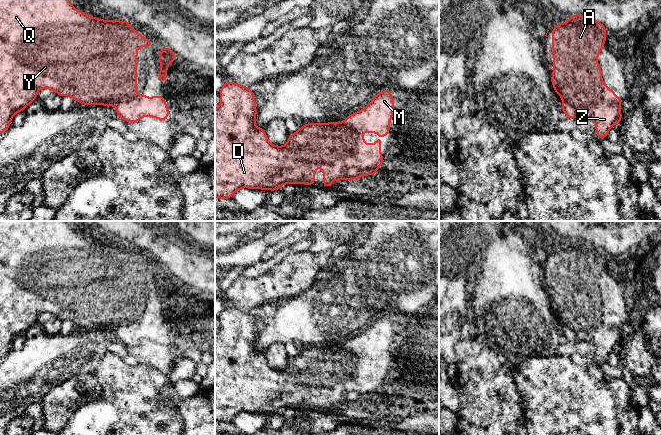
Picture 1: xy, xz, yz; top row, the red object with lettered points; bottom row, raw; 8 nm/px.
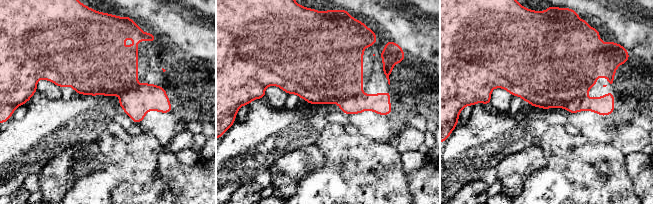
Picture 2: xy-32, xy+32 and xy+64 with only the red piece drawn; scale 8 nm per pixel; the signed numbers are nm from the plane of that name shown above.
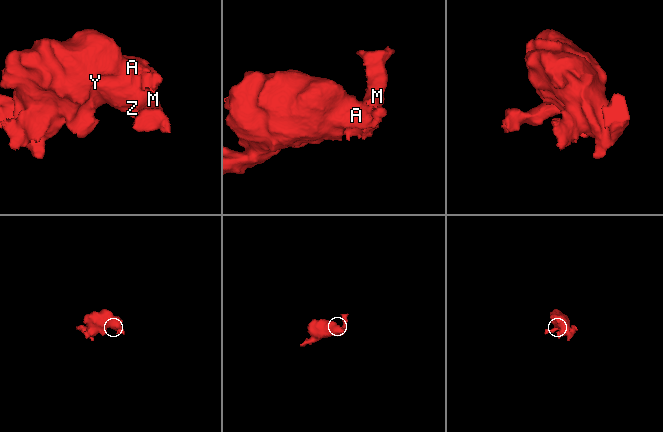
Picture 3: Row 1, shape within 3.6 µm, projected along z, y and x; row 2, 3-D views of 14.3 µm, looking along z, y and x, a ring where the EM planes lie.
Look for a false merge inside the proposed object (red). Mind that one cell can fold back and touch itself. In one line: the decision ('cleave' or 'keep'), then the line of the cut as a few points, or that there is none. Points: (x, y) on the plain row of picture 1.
keep | no cut

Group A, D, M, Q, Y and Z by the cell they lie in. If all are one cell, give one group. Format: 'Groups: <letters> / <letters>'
Groups: A D M Q Y Z

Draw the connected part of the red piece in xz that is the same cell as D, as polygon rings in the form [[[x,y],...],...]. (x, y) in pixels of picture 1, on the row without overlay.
[[[225,306],[223,311],[219,316],[220,320],[220,329],[215,333],[215,421],[219,423],[232,422],[232,420],[242,412],[249,413],[262,413],[262,414],[271,414],[276,415],[280,413],[284,408],[305,408],[305,409],[315,409],[315,393],[323,393],[323,410],[333,412],[331,404],[355,404],[356,402],[361,402],[366,399],[375,400],[378,392],[384,388],[383,380],[381,378],[380,368],[384,365],[381,362],[378,362],[374,368],[366,368],[362,360],[364,356],[376,357],[381,360],[389,360],[390,346],[394,336],[393,327],[395,323],[391,319],[391,314],[387,312],[385,315],[382,315],[376,318],[371,324],[370,328],[358,336],[354,336],[349,339],[342,347],[340,346],[329,346],[329,347],[307,347],[299,352],[295,357],[288,360],[288,365],[284,370],[276,370],[270,367],[268,361],[265,357],[264,352],[258,352],[255,349],[255,343],[257,339],[256,334],[256,325],[253,315],[251,315],[247,310],[239,309],[234,306]]]

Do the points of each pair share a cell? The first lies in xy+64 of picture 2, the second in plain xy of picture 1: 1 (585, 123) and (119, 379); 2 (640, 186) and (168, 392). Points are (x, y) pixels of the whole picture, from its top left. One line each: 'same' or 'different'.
1: different
2: same

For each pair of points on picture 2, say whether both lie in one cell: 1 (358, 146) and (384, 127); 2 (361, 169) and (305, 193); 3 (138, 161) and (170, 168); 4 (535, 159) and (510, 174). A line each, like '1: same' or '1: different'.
1: different
2: same
3: different
4: same

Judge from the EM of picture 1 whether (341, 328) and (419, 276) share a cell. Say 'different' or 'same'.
same

